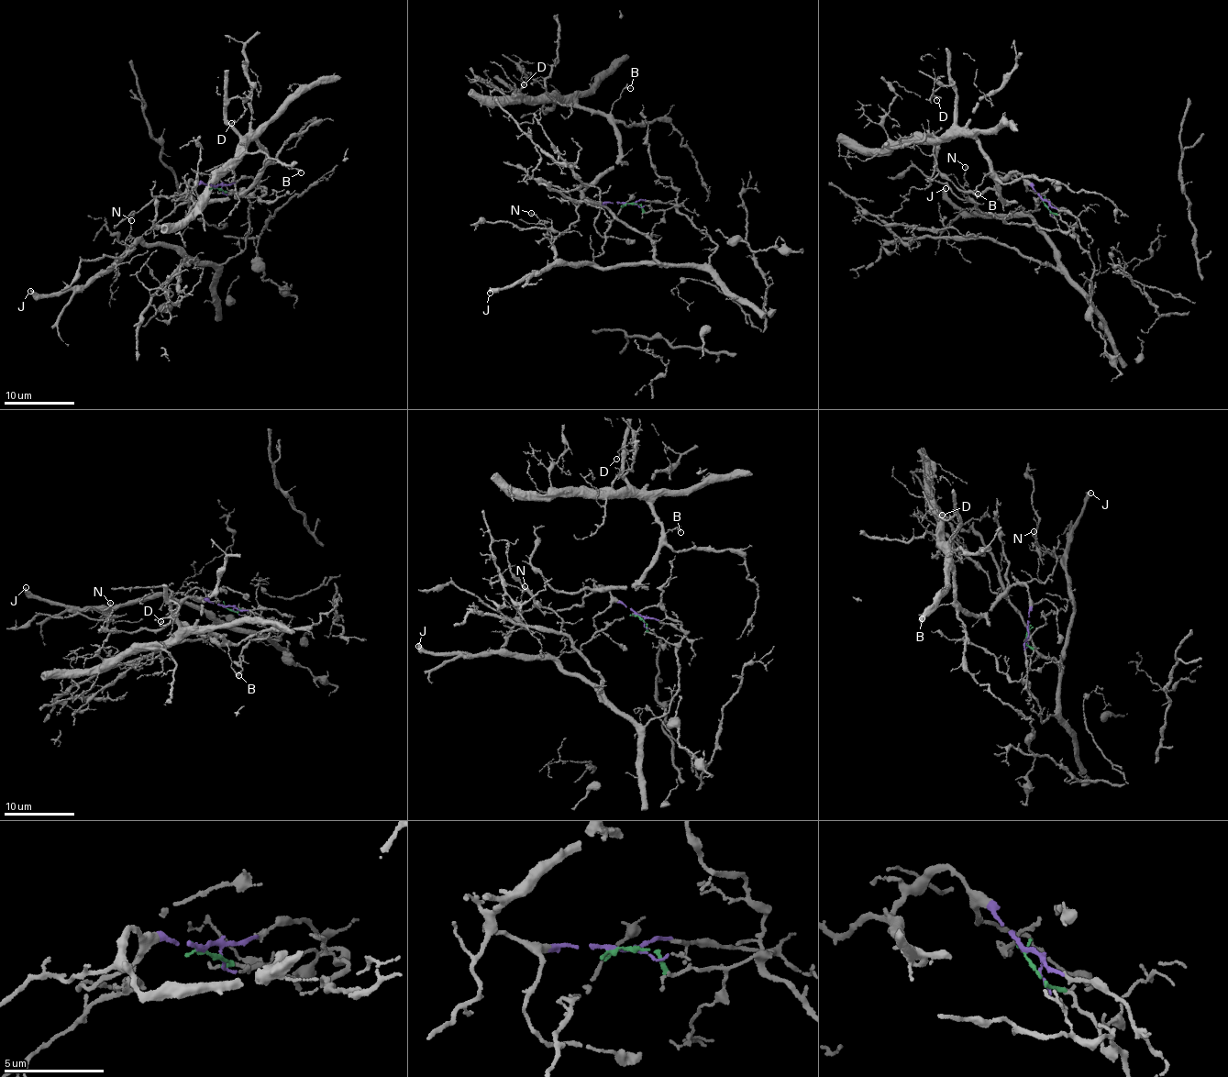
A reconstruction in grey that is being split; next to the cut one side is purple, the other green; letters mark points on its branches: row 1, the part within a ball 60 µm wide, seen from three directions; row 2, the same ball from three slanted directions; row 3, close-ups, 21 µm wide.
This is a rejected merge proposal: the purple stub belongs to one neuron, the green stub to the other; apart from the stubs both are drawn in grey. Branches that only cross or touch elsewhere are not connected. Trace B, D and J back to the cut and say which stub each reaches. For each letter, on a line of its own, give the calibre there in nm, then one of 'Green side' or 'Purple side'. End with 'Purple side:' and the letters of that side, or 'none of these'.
B: Thickness 170 nm. Purple side
D: Thickness 100 nm. Purple side
J: Thickness 440 nm. Green side
Purple side: B, D

